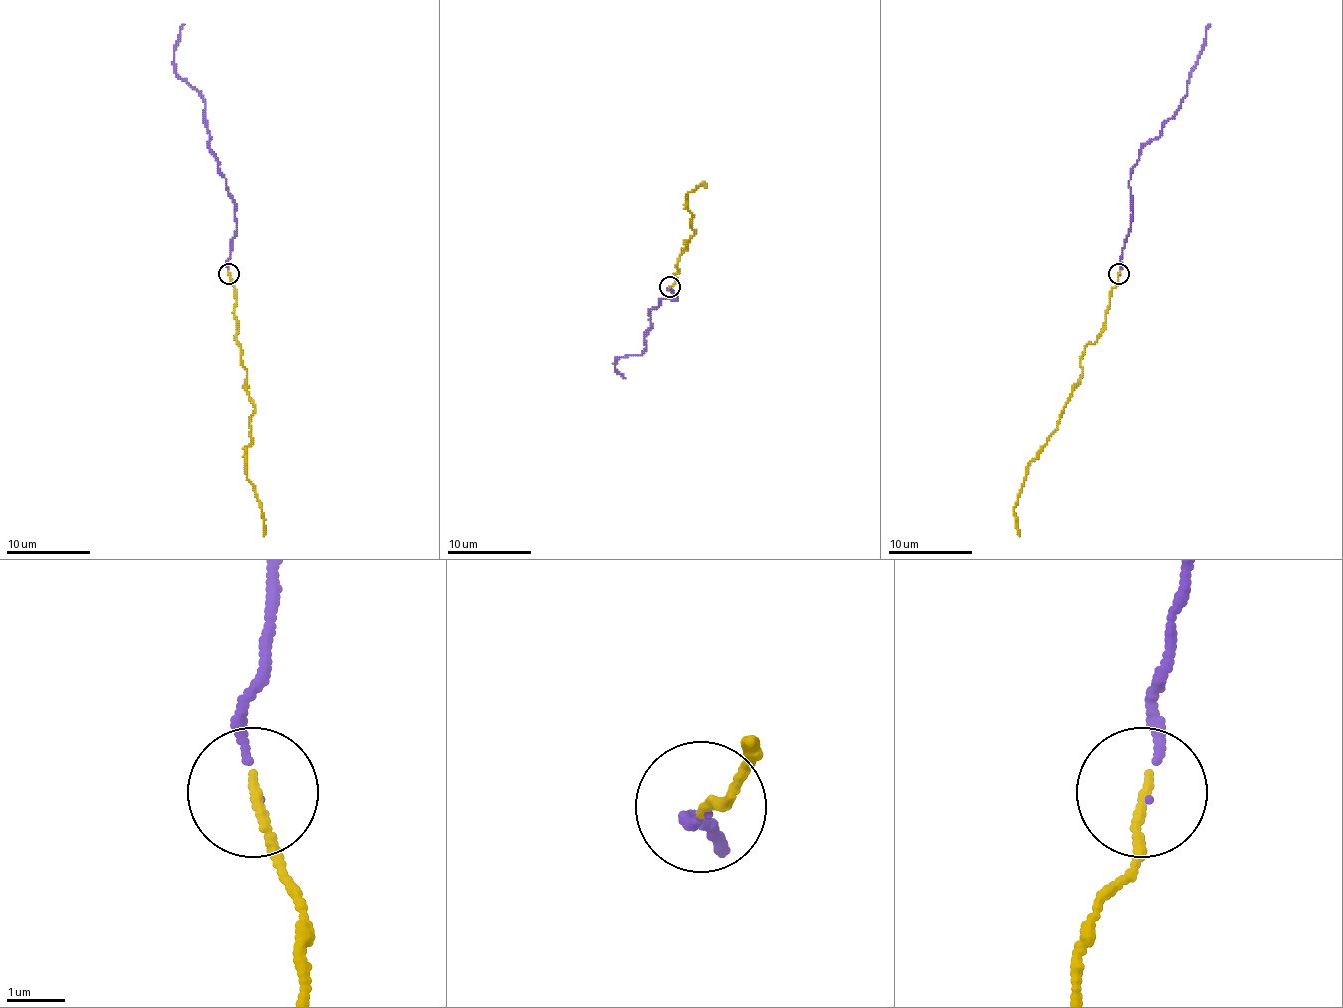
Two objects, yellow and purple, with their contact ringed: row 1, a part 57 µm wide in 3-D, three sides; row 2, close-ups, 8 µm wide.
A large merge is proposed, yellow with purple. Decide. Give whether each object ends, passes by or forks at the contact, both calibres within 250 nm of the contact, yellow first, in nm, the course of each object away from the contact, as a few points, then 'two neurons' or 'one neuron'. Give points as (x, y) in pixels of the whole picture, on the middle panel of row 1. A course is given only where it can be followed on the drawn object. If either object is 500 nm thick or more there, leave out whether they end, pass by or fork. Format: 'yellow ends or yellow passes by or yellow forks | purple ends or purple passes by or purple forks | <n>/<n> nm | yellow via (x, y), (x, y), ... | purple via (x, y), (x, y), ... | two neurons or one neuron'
yellow ends | purple ends | 160/110 nm | yellow via (669, 286), (677, 280), (677, 263), (696, 231), (690, 225), (688, 194), (702, 181), (704, 188) | purple via (669, 288), (677, 298), (667, 296), (650, 311), (646, 348), (640, 355), (617, 359), (615, 367), (625, 378) | one neuron

